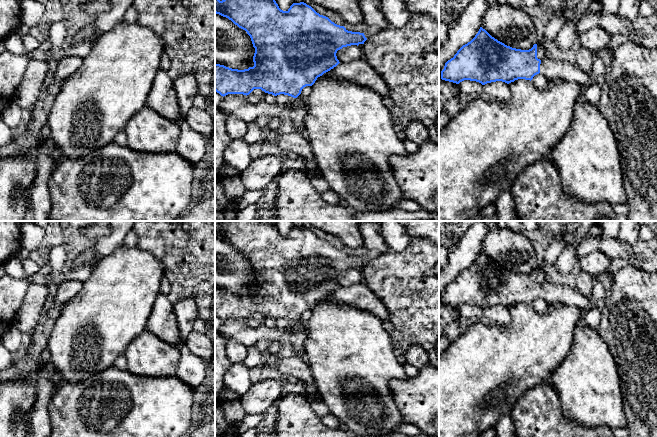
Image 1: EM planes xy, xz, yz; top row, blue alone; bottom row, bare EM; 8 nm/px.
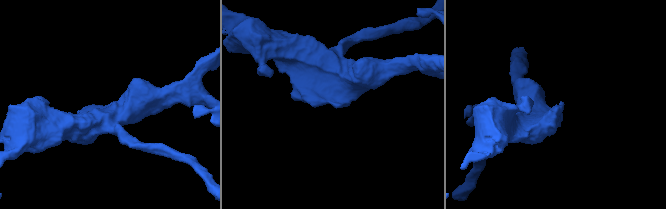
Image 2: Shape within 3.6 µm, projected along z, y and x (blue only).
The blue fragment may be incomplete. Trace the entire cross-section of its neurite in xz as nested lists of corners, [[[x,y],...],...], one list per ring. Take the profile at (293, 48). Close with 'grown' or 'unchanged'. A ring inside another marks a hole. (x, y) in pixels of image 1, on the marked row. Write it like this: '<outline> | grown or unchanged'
[[[215,0],[215,13],[231,20],[250,36],[255,53],[254,66],[238,70],[215,63],[215,91],[221,96],[228,94],[249,95],[254,89],[261,89],[274,96],[284,94],[294,99],[287,103],[295,132],[307,138],[304,126],[306,101],[297,97],[306,86],[312,86],[318,77],[336,67],[340,62],[336,53],[343,47],[364,44],[367,40],[364,33],[348,31],[344,26],[332,22],[328,17],[320,15],[304,2],[293,3],[287,11],[279,8],[275,0]]] | grown

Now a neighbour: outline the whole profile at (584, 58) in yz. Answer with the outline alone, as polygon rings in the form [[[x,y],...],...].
[[[578,46],[574,49],[576,64],[586,73],[590,73],[593,66],[594,53],[590,50]]]

